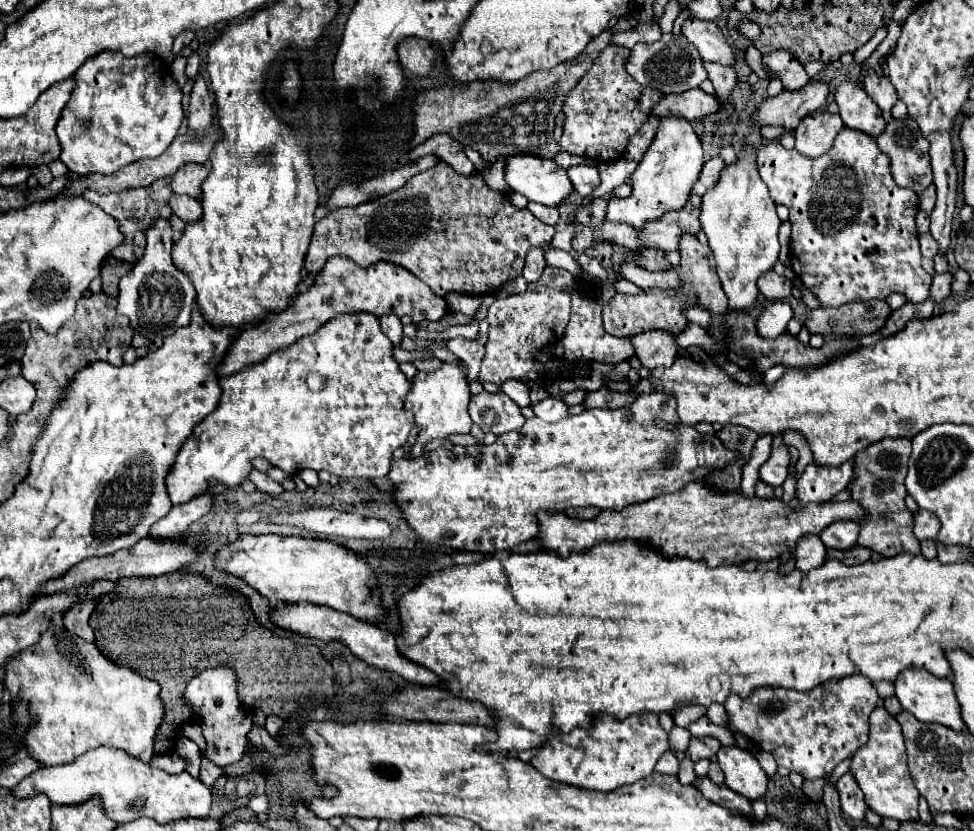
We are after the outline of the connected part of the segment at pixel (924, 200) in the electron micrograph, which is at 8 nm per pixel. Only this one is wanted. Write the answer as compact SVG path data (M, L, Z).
M931 184L925 192L919 195L919 206L920 209L925 211L929 216L932 213L936 203L936 187Z

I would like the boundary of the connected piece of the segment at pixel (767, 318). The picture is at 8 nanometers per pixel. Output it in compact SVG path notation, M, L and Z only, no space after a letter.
M783 301L771 303L763 309L761 317L757 319L757 333L761 337L775 339L779 333L785 333L785 327L791 317L793 317L793 311L787 303L783 303Z

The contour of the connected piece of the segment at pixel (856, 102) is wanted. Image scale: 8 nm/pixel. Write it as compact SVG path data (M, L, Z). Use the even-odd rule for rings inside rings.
M843 81L835 89L835 101L839 105L839 115L847 127L869 133L871 137L885 129L881 109L877 109L877 105L859 83Z

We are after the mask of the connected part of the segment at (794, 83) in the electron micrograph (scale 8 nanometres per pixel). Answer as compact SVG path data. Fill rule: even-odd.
M785 51L765 55L763 63L765 67L771 69L773 75L777 75L777 79L781 79L783 87L789 91L803 89L807 83L811 83L811 77L805 73L803 65L793 55L787 55Z

